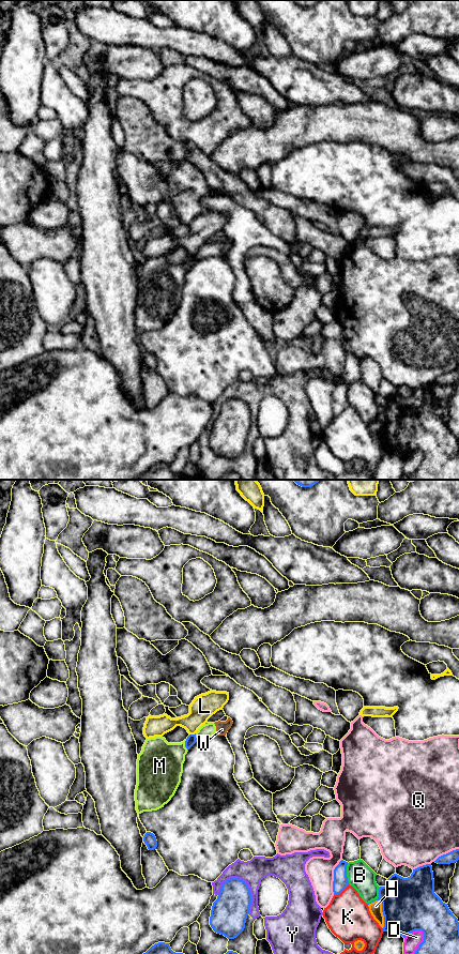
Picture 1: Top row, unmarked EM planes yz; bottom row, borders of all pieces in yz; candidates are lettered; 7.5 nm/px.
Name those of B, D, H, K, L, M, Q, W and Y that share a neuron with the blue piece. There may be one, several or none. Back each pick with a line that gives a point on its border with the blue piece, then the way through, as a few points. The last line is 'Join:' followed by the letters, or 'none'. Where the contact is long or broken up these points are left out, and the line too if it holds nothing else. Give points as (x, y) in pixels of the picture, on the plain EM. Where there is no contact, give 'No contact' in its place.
Join: none

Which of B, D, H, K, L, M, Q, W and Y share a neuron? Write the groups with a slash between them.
B / D / H / K / L / M W / Q / Y

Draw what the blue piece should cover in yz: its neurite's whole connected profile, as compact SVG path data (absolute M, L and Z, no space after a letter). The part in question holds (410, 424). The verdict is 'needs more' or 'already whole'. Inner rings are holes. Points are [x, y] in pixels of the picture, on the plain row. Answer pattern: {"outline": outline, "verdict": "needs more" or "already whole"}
{"outline": "M426 384L413 390L410 397L403 398L397 394L387 399L385 407L380 407L379 418L376 421L382 423L384 436L383 452L395 452L406 458L407 455L422 451L424 461L411 476L402 474L401 480L459 480L459 442L449 430L447 424L434 413L434 399L431 384Z", "verdict": "already whole"}

